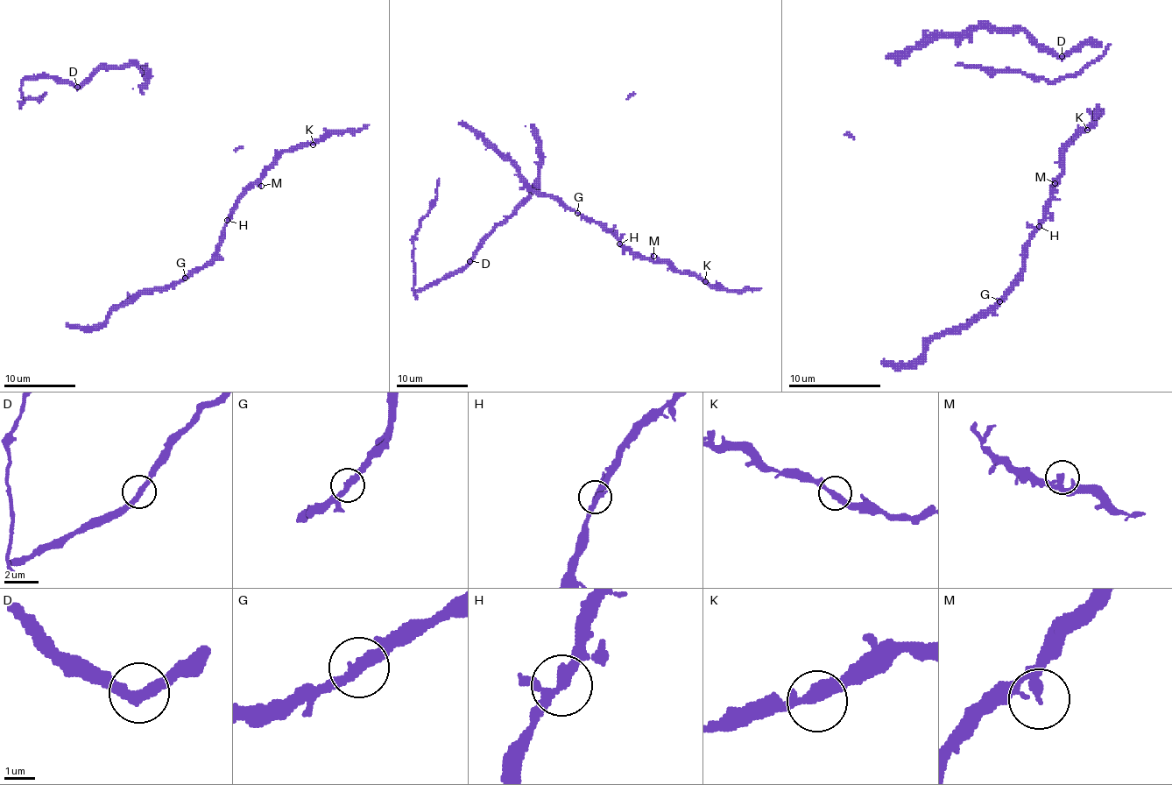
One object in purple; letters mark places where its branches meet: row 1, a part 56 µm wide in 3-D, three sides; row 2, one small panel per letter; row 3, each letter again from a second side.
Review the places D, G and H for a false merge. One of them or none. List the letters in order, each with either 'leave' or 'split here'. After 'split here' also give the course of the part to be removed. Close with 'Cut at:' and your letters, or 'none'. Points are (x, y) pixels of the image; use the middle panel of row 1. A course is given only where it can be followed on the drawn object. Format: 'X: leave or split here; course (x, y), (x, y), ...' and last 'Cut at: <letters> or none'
D: leave
G: leave
H: leave
Cut at: none

